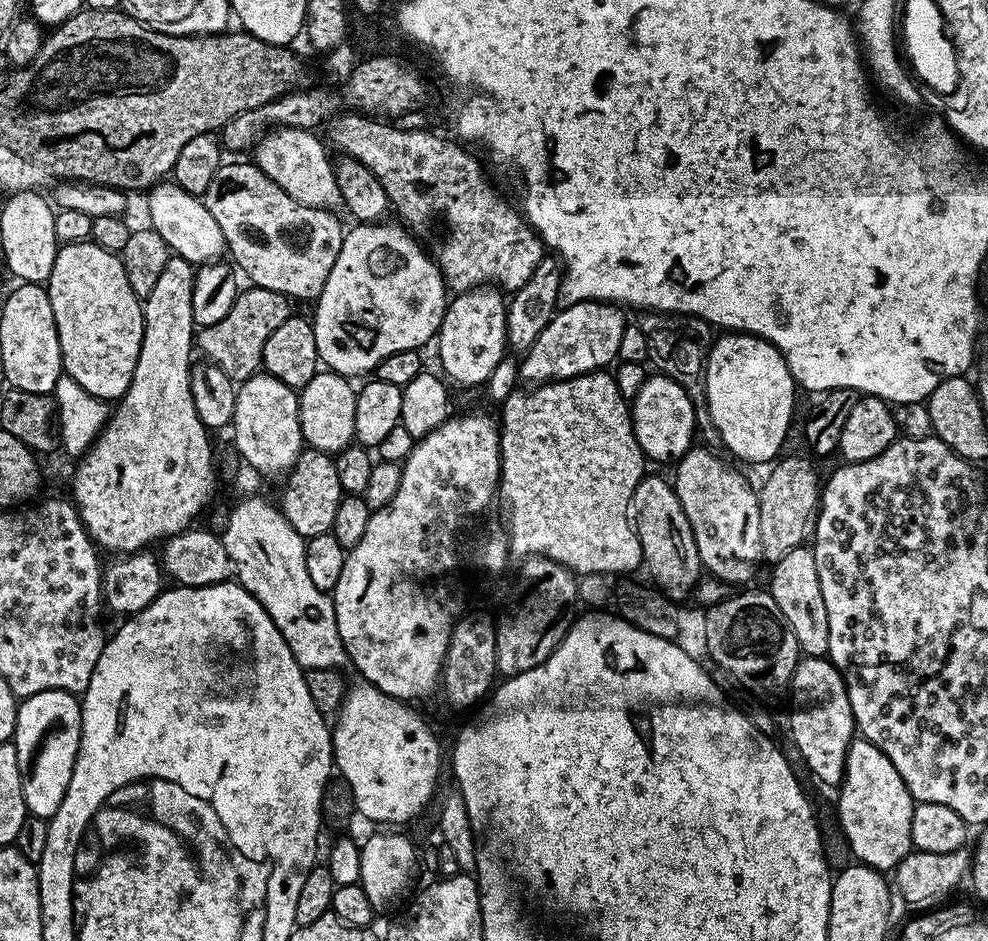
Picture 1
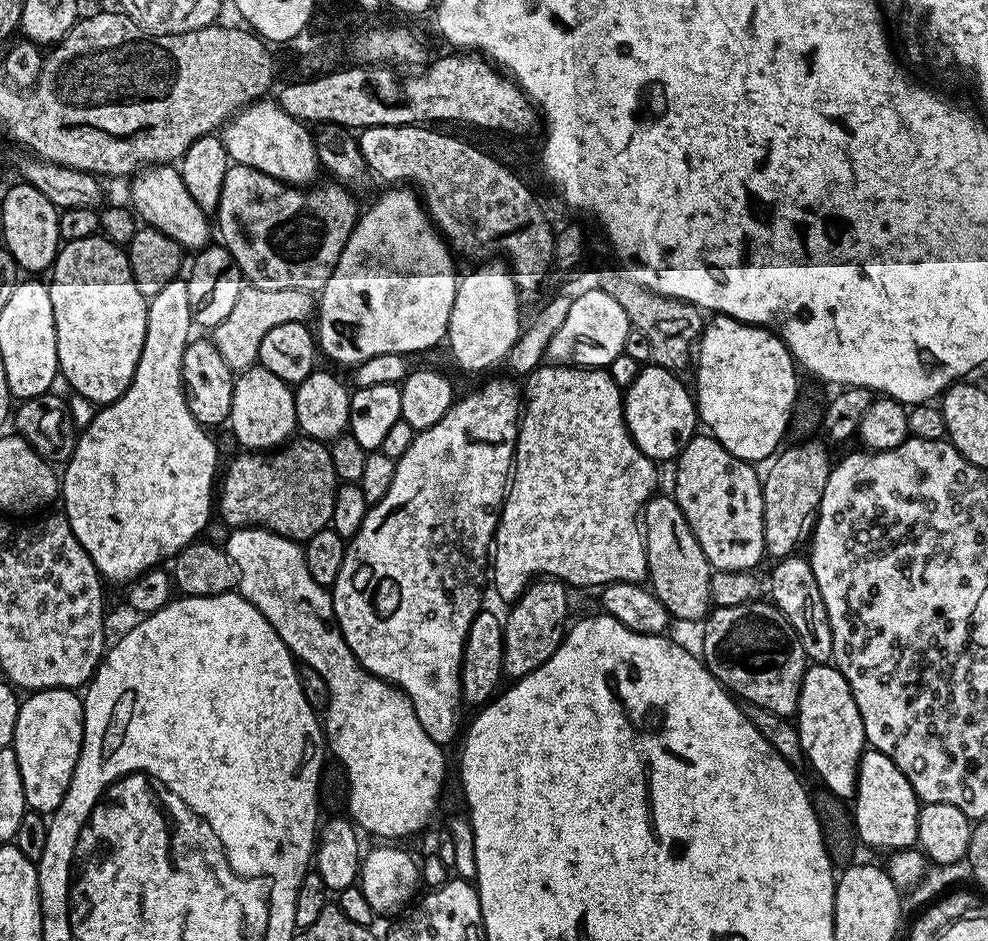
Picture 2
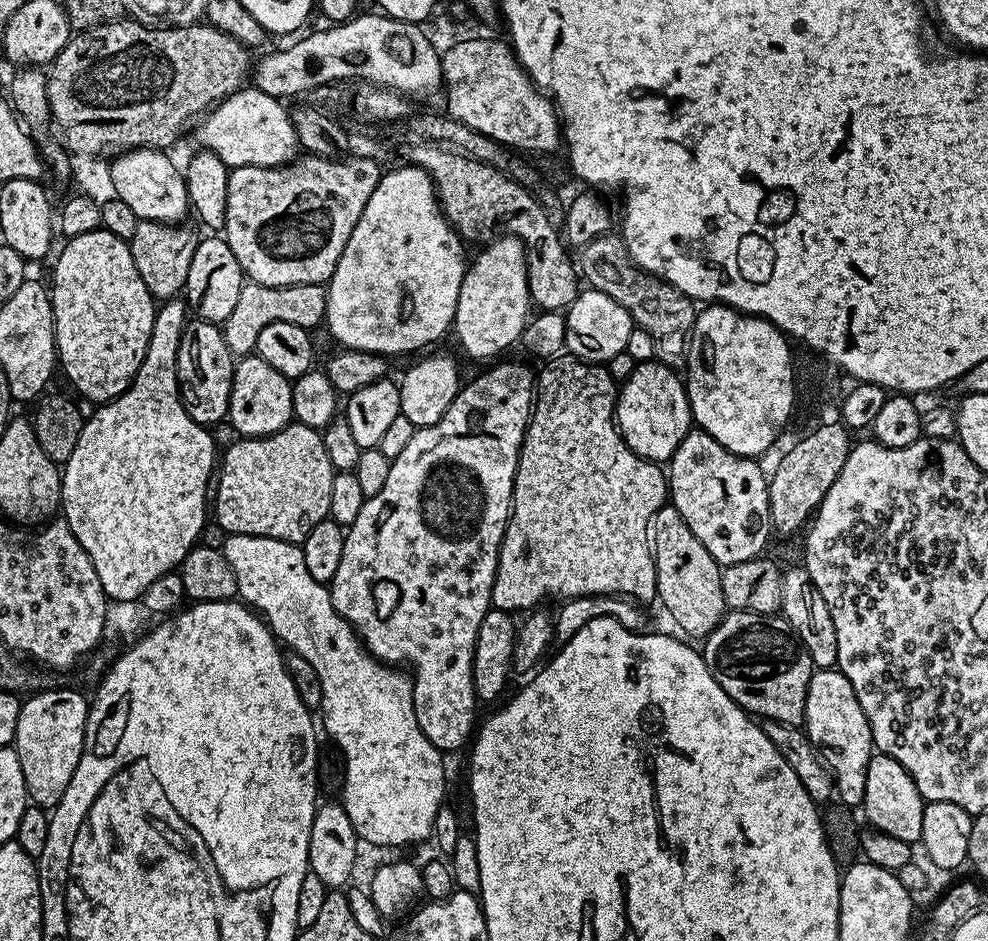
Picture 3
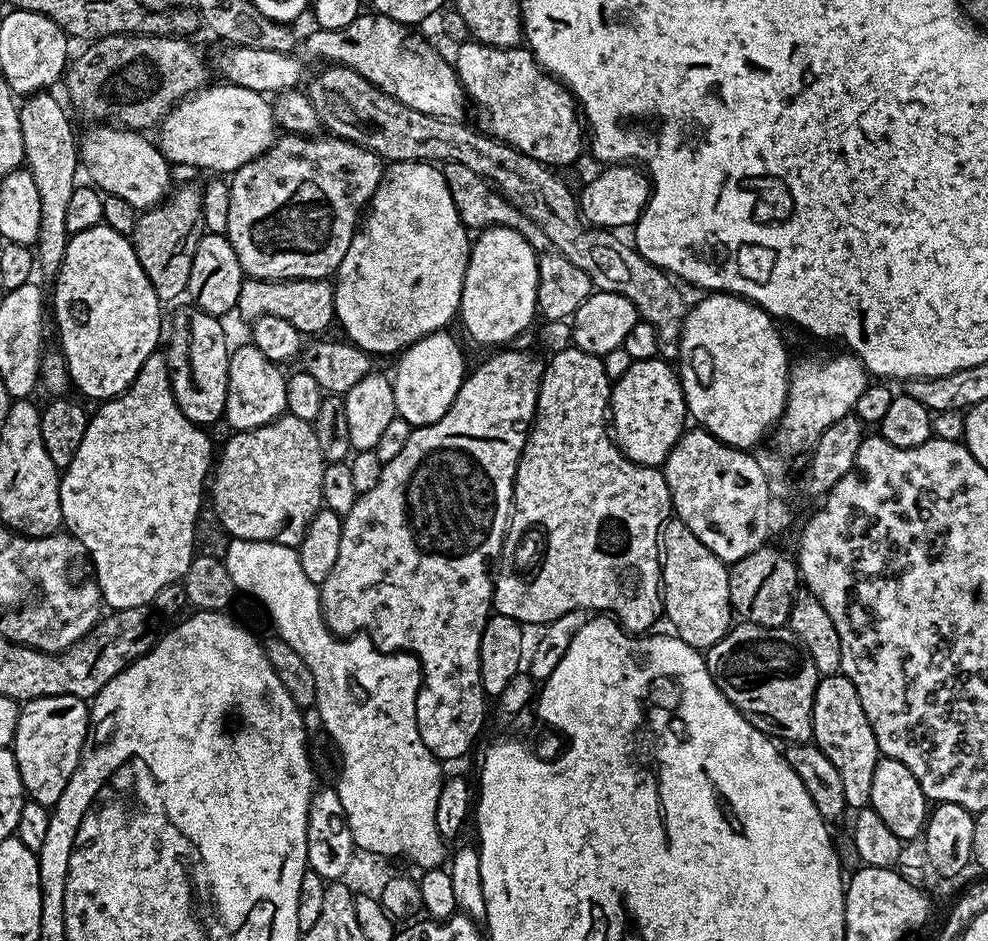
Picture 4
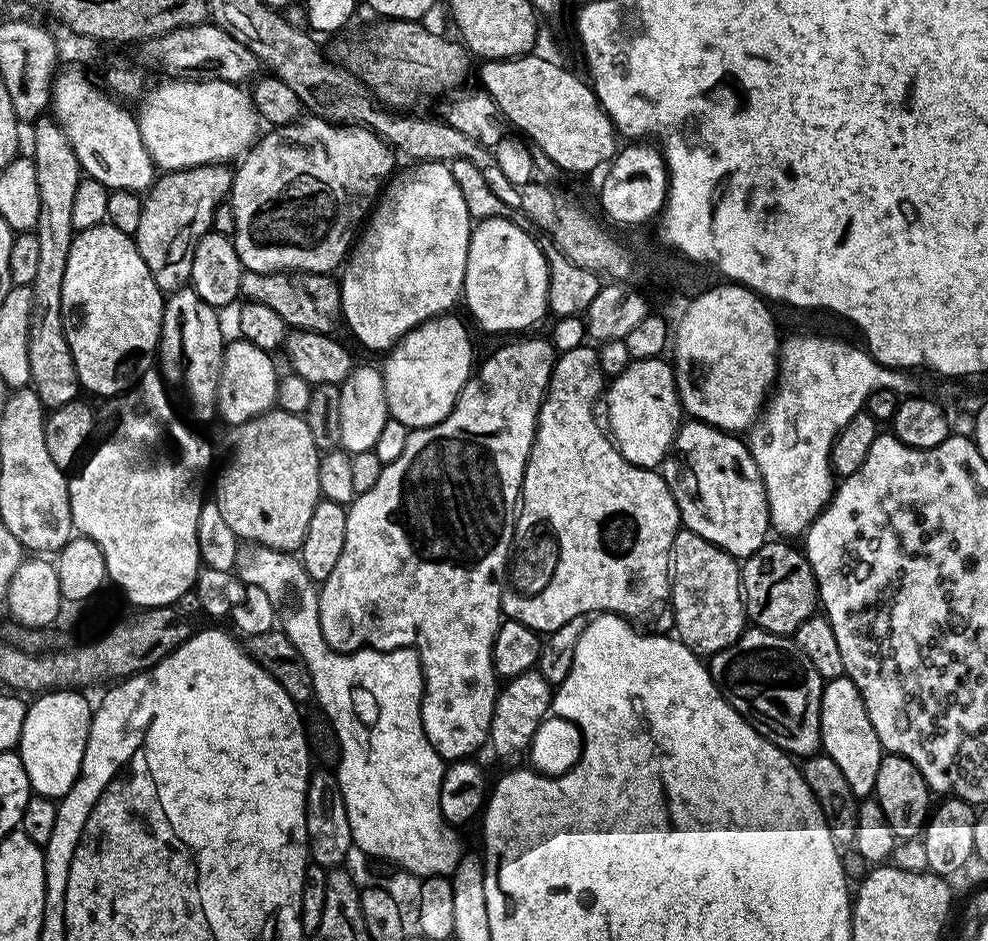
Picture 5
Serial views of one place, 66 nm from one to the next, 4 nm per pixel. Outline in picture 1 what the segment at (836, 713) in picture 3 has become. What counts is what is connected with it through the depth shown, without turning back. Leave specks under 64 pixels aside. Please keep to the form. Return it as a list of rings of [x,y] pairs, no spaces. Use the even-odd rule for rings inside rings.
[[[804,656],[792,675],[792,740],[804,764],[824,784],[839,785],[846,754],[858,729],[844,676],[823,656]]]

